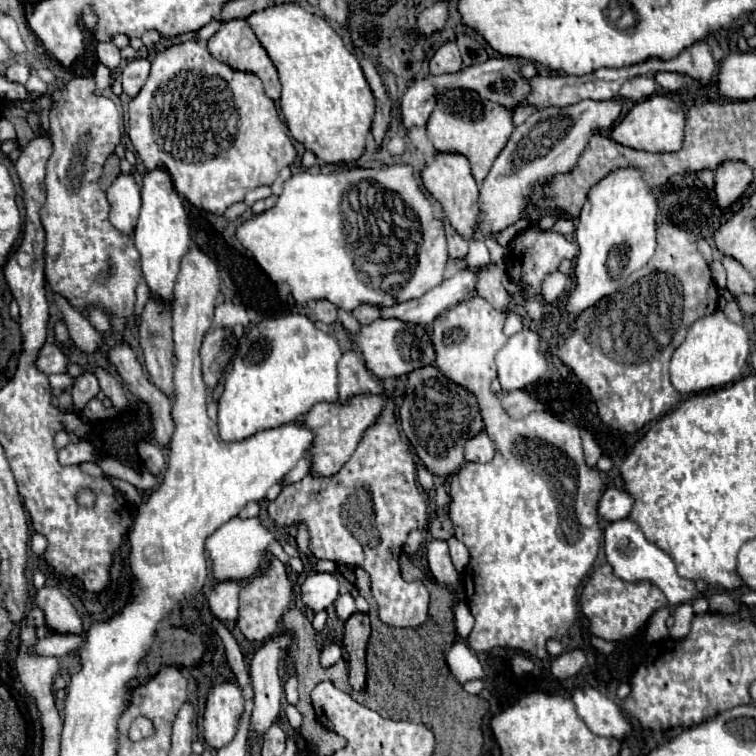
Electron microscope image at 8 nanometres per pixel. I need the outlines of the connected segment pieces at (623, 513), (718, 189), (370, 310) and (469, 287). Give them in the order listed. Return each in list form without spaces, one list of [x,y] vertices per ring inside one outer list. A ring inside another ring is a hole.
[[[609,487],[599,497],[597,513],[601,519],[611,523],[611,521],[619,521],[619,519],[629,517],[631,505],[633,505],[633,499],[629,497],[627,491],[619,491],[615,487]]]
[[[723,161],[715,171],[715,193],[721,209],[737,201],[753,181],[753,171],[743,161]]]
[[[359,305],[353,311],[353,317],[361,323],[361,325],[369,325],[375,319],[379,319],[379,307],[371,307],[371,305]]]
[[[457,271],[453,277],[445,279],[439,287],[427,291],[423,297],[417,297],[393,307],[381,307],[381,317],[401,319],[405,323],[415,323],[415,325],[429,325],[443,311],[473,297],[477,293],[475,285],[477,285],[475,273]]]

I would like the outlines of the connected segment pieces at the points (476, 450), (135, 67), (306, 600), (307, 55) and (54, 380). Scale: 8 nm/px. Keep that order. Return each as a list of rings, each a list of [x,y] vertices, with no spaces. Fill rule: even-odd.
[[[479,433],[471,441],[467,441],[467,445],[465,445],[465,459],[467,461],[489,463],[493,457],[495,457],[495,447],[493,447],[493,441],[485,433]]]
[[[143,57],[131,59],[123,65],[121,71],[121,83],[123,83],[123,91],[129,97],[137,97],[137,93],[141,91],[145,79],[149,77],[149,61]]]
[[[311,573],[301,585],[301,601],[313,613],[325,611],[339,595],[339,581],[331,573]]]
[[[283,3],[273,5],[269,9],[261,9],[249,15],[247,23],[257,35],[263,49],[267,51],[275,69],[279,71],[279,80],[283,85],[279,105],[293,139],[299,141],[305,149],[313,151],[317,159],[325,163],[337,165],[359,159],[365,151],[367,133],[371,129],[371,119],[375,113],[375,101],[357,57],[345,47],[335,29],[323,17],[313,15],[295,3]]]
[[[67,373],[49,375],[49,383],[51,383],[51,387],[55,387],[55,389],[69,389],[71,383],[73,383],[73,377],[67,375]]]

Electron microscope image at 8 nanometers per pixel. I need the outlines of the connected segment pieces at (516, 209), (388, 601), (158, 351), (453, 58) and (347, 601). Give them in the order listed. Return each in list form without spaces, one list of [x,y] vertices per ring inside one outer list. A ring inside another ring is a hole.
[[[581,101],[565,109],[549,107],[535,111],[525,123],[515,127],[507,145],[495,159],[487,179],[481,183],[481,229],[497,235],[525,215],[529,195],[541,181],[551,181],[557,173],[567,173],[575,167],[577,157],[585,149],[593,131],[609,129],[621,113],[619,101]]]
[[[385,395],[385,407],[383,407],[381,415],[379,415],[377,421],[365,431],[365,439],[359,441],[359,445],[357,445],[357,449],[353,451],[351,459],[341,467],[339,473],[335,473],[335,475],[331,475],[331,477],[317,477],[317,479],[313,479],[313,477],[307,475],[307,477],[303,477],[299,483],[293,483],[293,485],[283,487],[283,491],[279,493],[279,497],[267,505],[267,511],[269,511],[269,517],[271,517],[275,523],[279,523],[279,525],[291,527],[291,525],[301,525],[301,523],[305,523],[307,529],[309,529],[309,549],[311,549],[311,555],[313,555],[315,559],[331,559],[331,561],[335,561],[335,563],[343,563],[343,565],[349,565],[349,567],[361,567],[361,569],[365,569],[365,571],[369,573],[369,577],[371,577],[371,593],[373,593],[373,599],[375,599],[375,603],[377,603],[377,607],[379,607],[379,617],[381,617],[381,621],[383,621],[385,625],[389,625],[389,627],[419,627],[419,625],[427,619],[429,593],[427,593],[425,585],[407,583],[407,581],[401,579],[401,573],[399,573],[399,557],[401,557],[401,551],[403,551],[403,545],[405,545],[407,535],[409,535],[411,531],[415,531],[415,529],[423,531],[423,529],[427,527],[427,505],[425,505],[425,501],[423,501],[423,493],[417,489],[415,463],[413,463],[413,457],[411,457],[409,447],[407,447],[405,441],[401,439],[401,433],[399,433],[397,421],[395,421],[395,403],[391,401],[391,397]]]
[[[149,299],[139,325],[141,347],[145,353],[145,367],[153,385],[173,399],[173,331],[171,313],[167,313],[157,299]]]
[[[445,43],[437,49],[433,59],[429,61],[433,75],[445,75],[445,73],[457,73],[461,69],[461,55],[455,43]]]
[[[339,595],[339,599],[335,601],[335,611],[337,611],[337,617],[341,621],[347,621],[357,609],[355,609],[355,599],[351,595]]]

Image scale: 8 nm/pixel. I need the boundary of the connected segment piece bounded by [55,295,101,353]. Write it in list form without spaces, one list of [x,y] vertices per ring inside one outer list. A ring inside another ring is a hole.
[[[55,295],[55,303],[57,303],[57,307],[59,307],[61,313],[63,313],[63,321],[67,323],[69,335],[71,335],[71,339],[75,341],[75,345],[77,345],[81,351],[85,351],[85,353],[97,351],[101,339],[99,339],[99,333],[91,327],[91,323],[89,323],[85,317],[81,317],[81,313],[75,311],[61,295]]]

